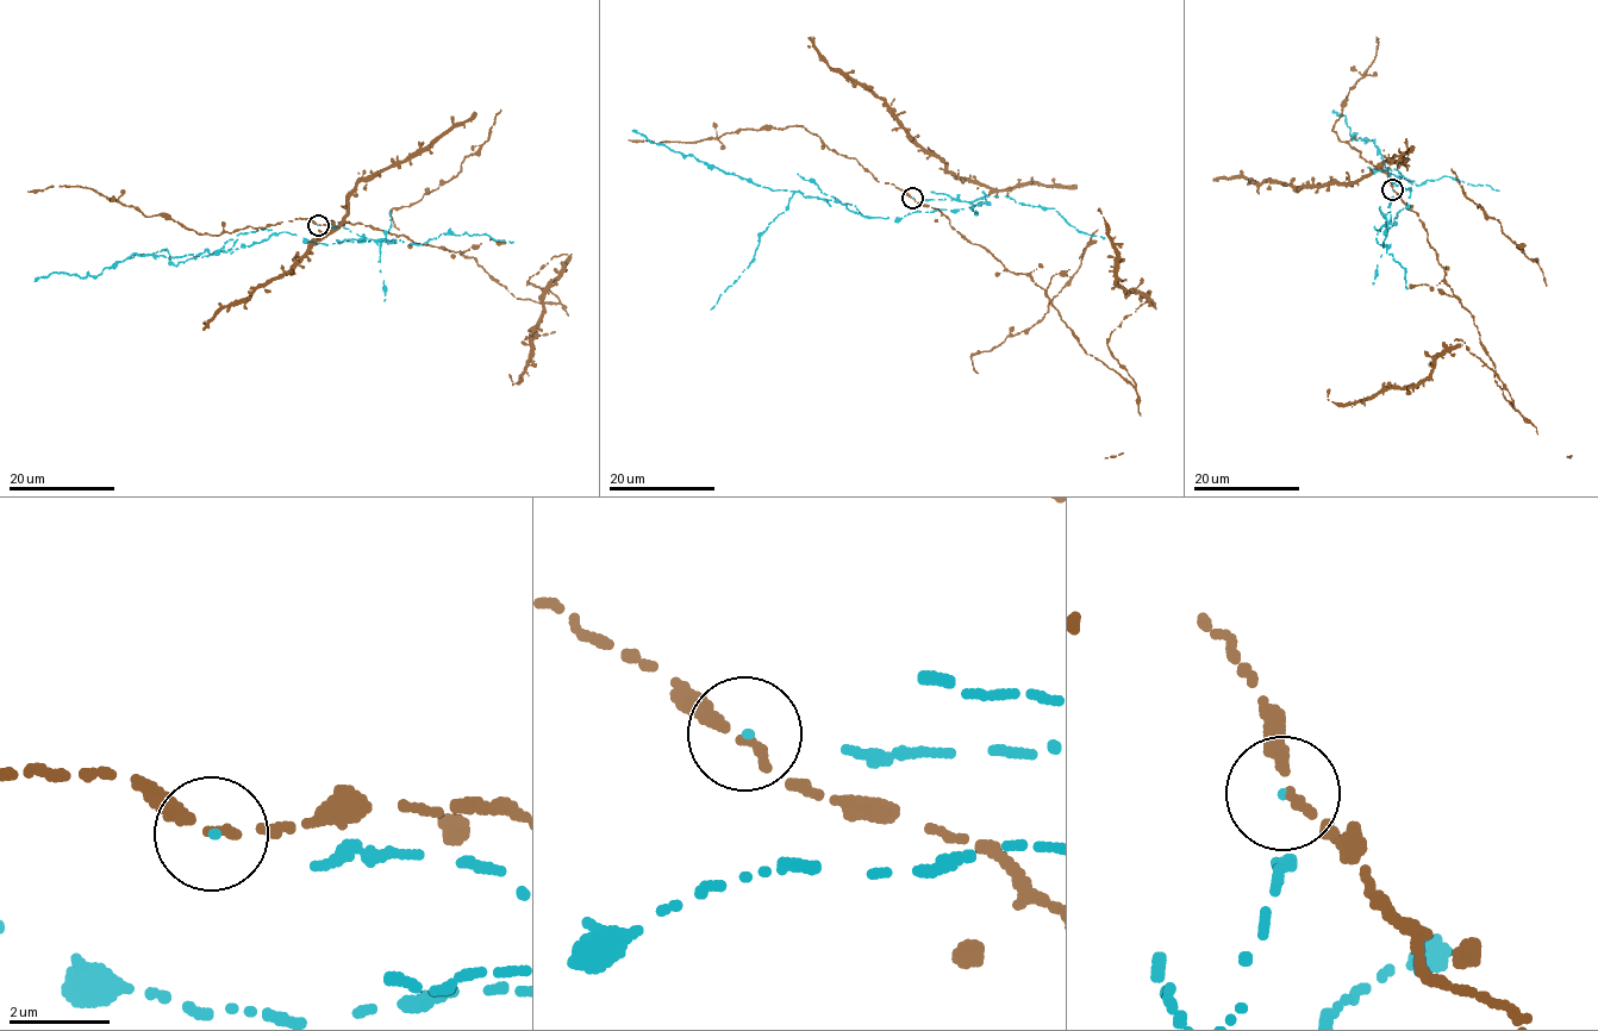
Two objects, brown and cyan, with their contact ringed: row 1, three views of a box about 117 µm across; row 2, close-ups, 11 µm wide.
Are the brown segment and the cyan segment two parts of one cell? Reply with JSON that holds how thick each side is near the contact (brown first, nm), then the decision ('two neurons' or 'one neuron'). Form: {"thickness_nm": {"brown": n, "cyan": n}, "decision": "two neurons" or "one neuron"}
{"thickness_nm": {"brown": 180, "cyan": 70}, "decision": "two neurons"}

